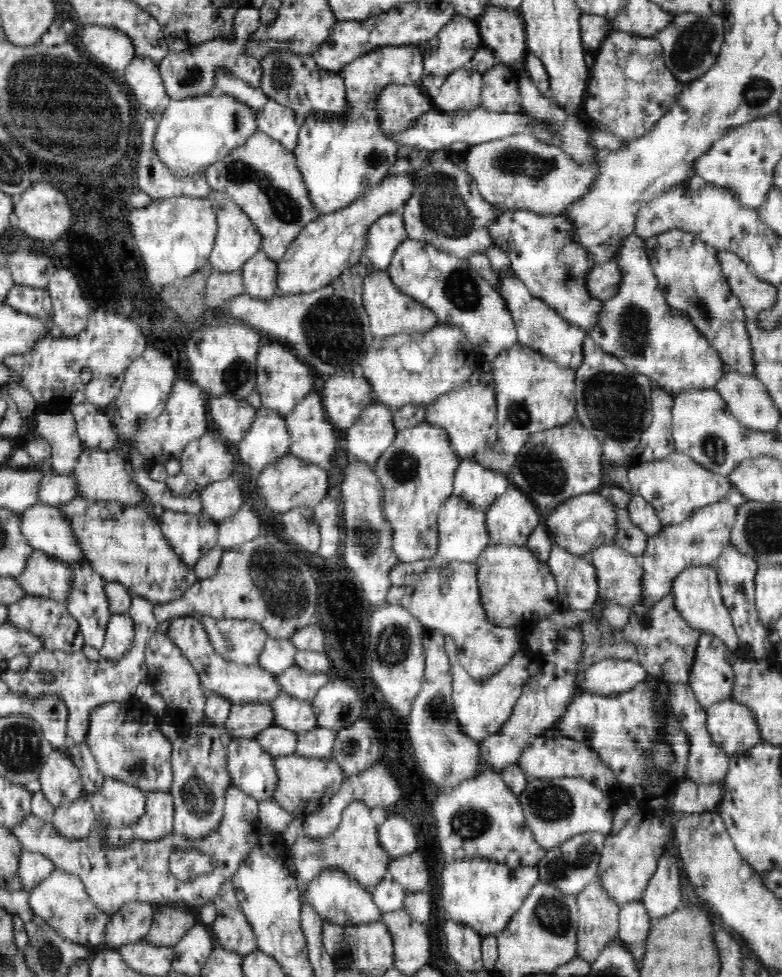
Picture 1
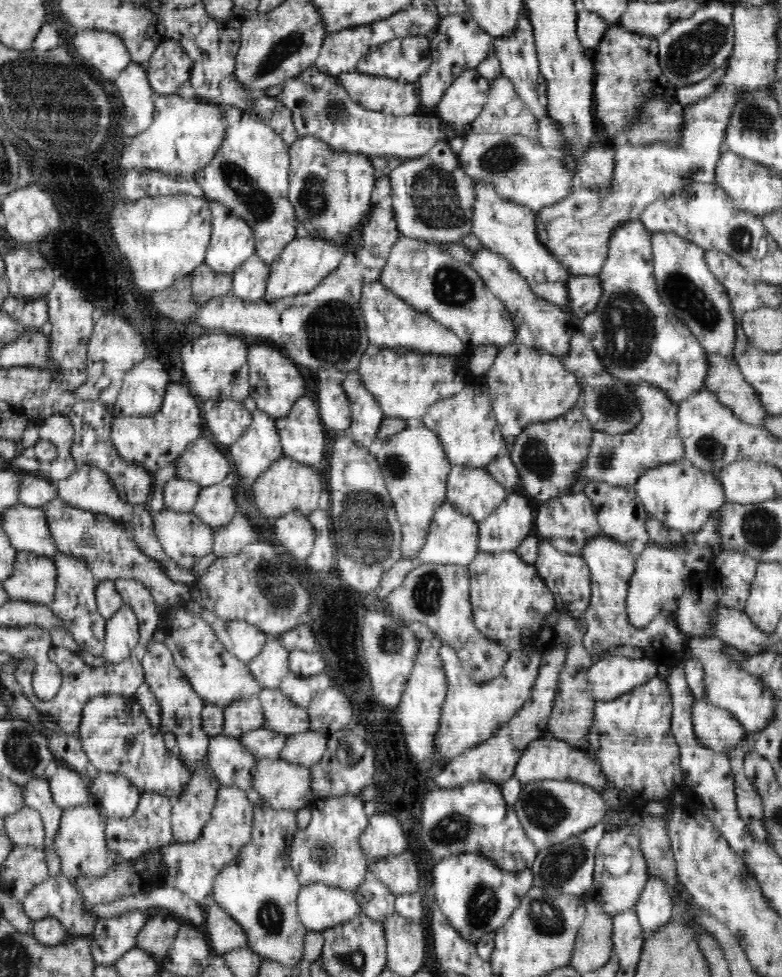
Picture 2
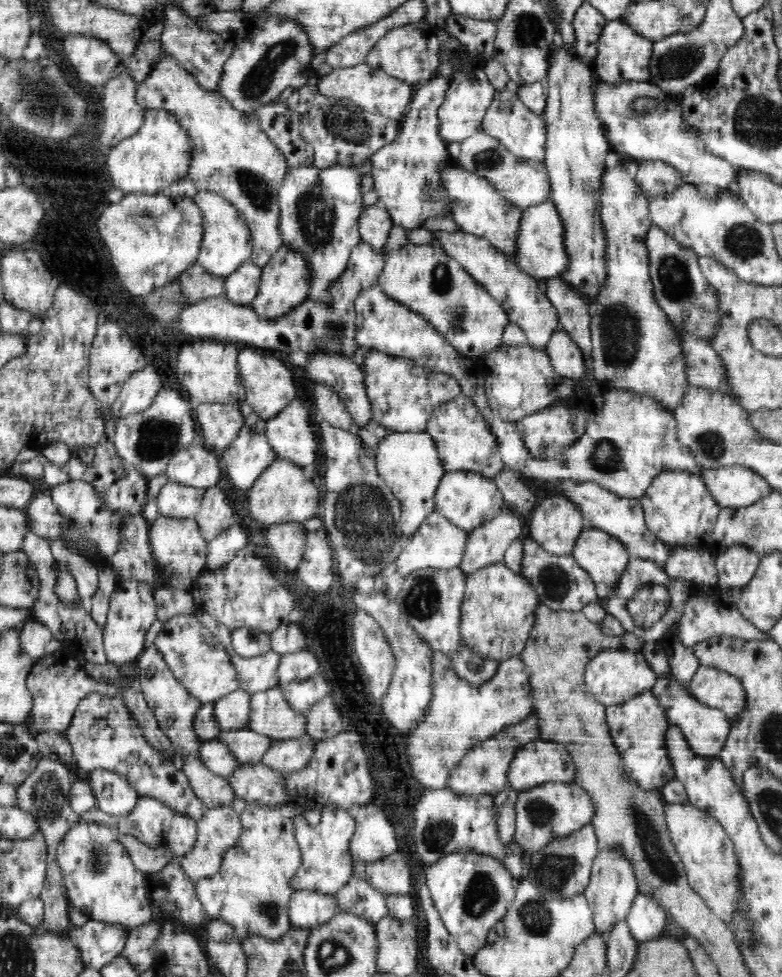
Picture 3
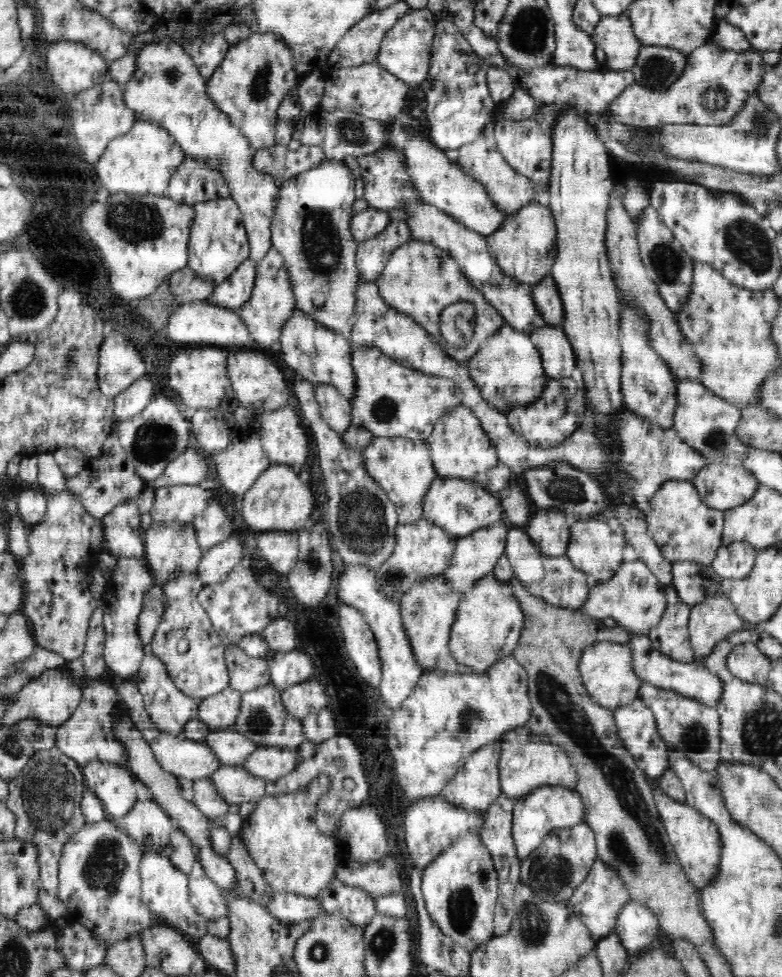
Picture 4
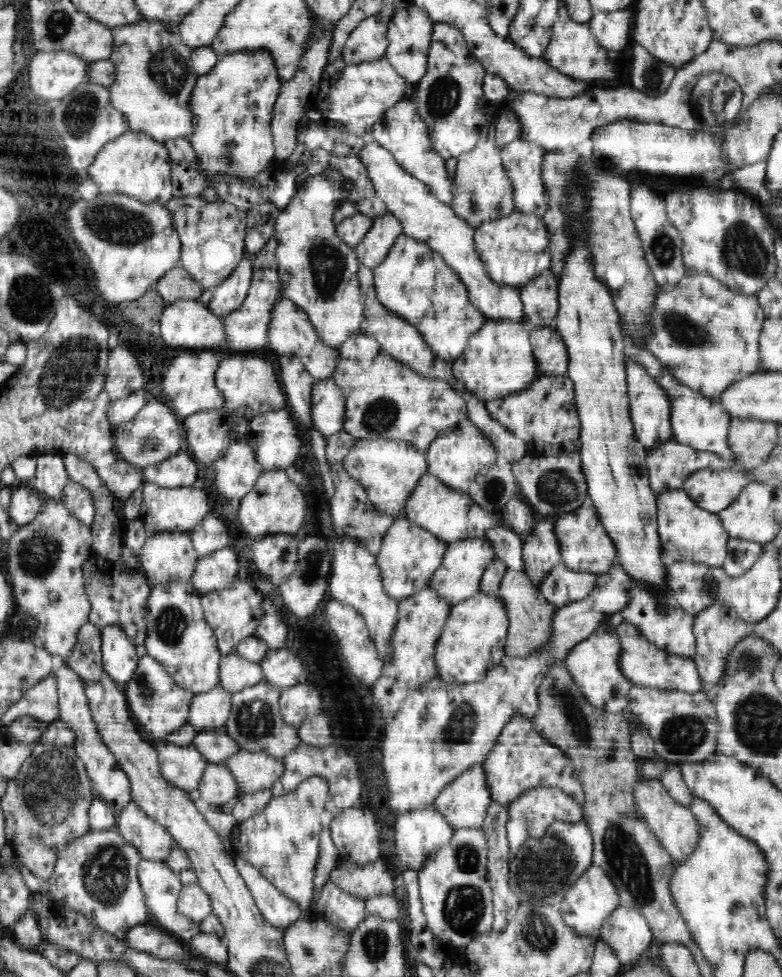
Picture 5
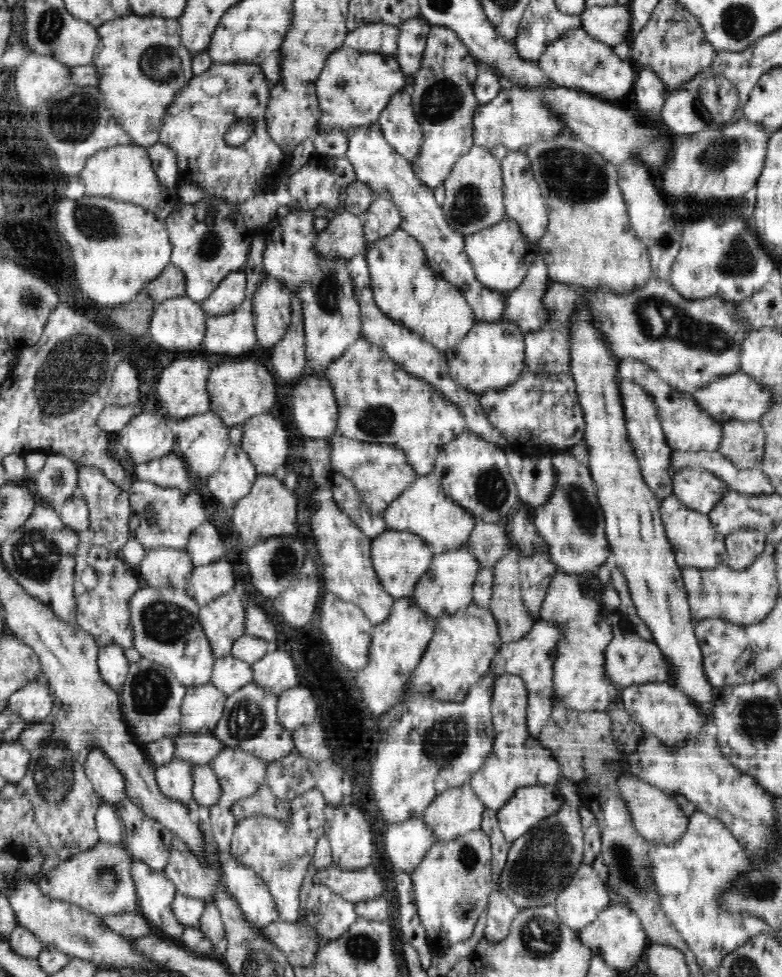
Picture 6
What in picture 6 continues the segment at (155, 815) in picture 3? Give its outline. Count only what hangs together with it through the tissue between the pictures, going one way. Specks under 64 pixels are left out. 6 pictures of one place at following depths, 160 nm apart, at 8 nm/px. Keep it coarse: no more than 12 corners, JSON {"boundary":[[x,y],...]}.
{"boundary":[[128,796],[114,807],[122,846],[152,870],[165,870],[174,838]]}

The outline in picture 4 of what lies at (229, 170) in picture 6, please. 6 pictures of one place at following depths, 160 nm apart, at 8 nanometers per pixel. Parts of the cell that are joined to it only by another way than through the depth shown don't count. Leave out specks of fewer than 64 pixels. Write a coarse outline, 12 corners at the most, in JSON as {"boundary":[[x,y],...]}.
{"boundary":[[254,32],[206,87],[252,149],[274,144],[299,84],[289,46]]}

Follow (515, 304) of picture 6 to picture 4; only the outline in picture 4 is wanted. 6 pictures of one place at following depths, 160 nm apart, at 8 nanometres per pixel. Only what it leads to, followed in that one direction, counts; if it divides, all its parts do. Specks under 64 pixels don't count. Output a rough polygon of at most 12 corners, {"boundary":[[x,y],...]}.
{"boundary":[[550,274],[531,296],[546,324],[562,328],[563,302]]}

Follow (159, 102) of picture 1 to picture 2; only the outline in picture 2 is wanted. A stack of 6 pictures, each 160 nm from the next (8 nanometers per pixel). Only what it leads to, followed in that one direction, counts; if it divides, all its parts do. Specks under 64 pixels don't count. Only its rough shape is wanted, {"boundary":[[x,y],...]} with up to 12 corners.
{"boundary":[[131,61],[113,83],[129,138],[151,125],[156,112],[150,79]]}

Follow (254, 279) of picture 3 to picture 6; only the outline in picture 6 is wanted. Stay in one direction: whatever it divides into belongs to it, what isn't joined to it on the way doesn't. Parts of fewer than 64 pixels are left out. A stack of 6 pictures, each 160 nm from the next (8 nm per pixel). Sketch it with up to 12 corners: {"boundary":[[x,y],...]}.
{"boundary":[[230,273],[201,307],[210,317],[234,312],[245,299],[247,276]]}

